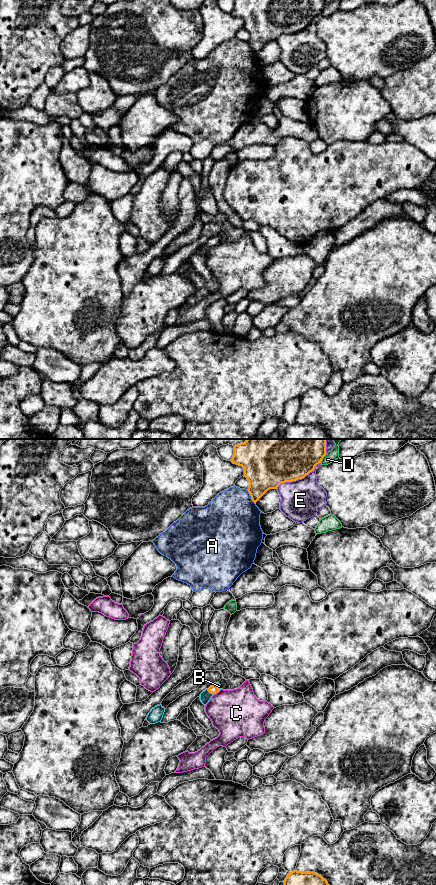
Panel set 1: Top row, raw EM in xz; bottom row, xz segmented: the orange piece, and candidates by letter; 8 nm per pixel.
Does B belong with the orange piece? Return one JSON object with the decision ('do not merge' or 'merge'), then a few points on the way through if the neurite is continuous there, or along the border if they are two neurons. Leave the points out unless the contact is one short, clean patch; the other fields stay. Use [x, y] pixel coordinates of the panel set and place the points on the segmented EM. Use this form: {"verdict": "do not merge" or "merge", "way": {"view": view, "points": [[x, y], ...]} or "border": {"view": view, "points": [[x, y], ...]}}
{"verdict": "merge", "way": {"view": "xz", "points": [[213, 689], [210, 692], [205, 696]]}}

